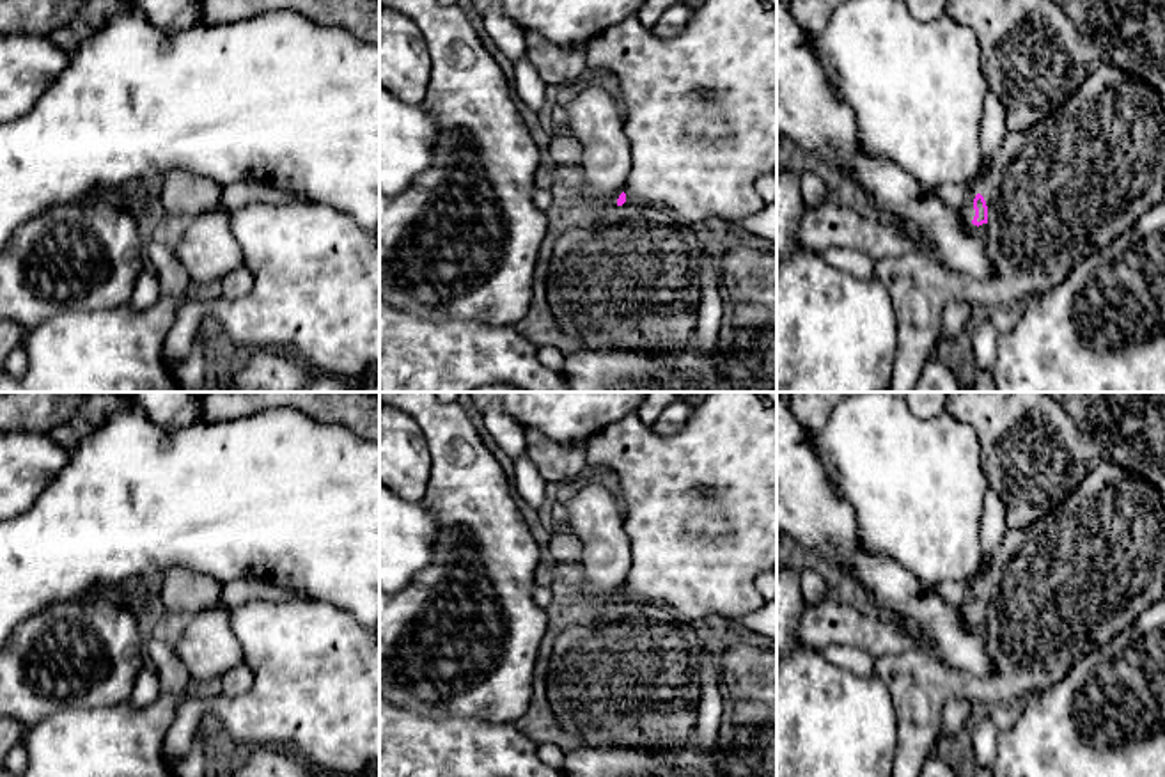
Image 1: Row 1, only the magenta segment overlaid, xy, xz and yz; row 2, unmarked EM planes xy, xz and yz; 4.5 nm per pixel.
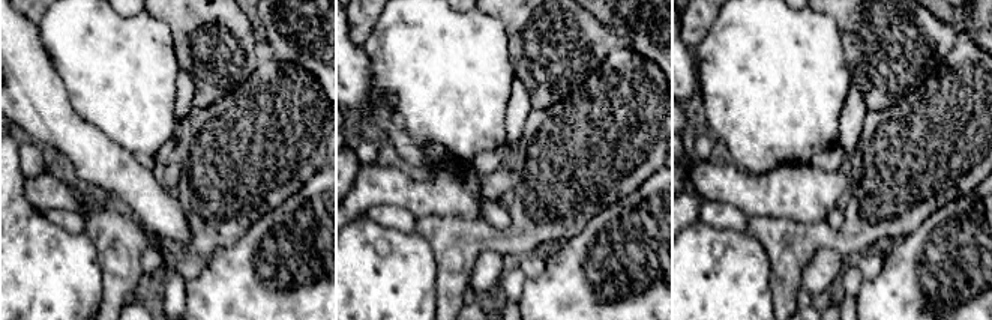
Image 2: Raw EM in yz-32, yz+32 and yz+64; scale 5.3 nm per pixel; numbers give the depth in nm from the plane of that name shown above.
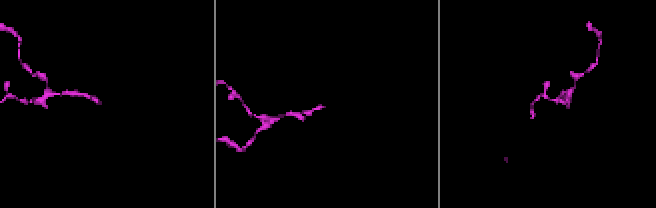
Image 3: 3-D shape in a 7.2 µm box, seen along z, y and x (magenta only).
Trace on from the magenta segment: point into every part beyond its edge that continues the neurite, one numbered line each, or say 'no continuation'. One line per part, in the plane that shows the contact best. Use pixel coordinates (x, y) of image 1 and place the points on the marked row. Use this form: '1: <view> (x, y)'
1: yz (967, 215)

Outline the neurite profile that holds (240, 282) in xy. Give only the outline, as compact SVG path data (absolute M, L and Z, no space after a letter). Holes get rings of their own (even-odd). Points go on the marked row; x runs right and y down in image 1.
M241 266L222 279L222 296L227 300L243 298L252 289L254 289L254 275L246 266Z

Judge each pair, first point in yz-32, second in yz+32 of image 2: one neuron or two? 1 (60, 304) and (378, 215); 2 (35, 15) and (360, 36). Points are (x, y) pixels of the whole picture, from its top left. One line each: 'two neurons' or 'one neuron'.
1: two neurons
2: one neuron

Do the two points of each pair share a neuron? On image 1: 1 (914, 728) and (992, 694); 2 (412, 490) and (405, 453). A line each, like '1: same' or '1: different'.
1: same
2: same

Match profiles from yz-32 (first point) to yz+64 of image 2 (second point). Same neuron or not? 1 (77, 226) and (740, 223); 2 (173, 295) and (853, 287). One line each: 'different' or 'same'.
1: same
2: same

